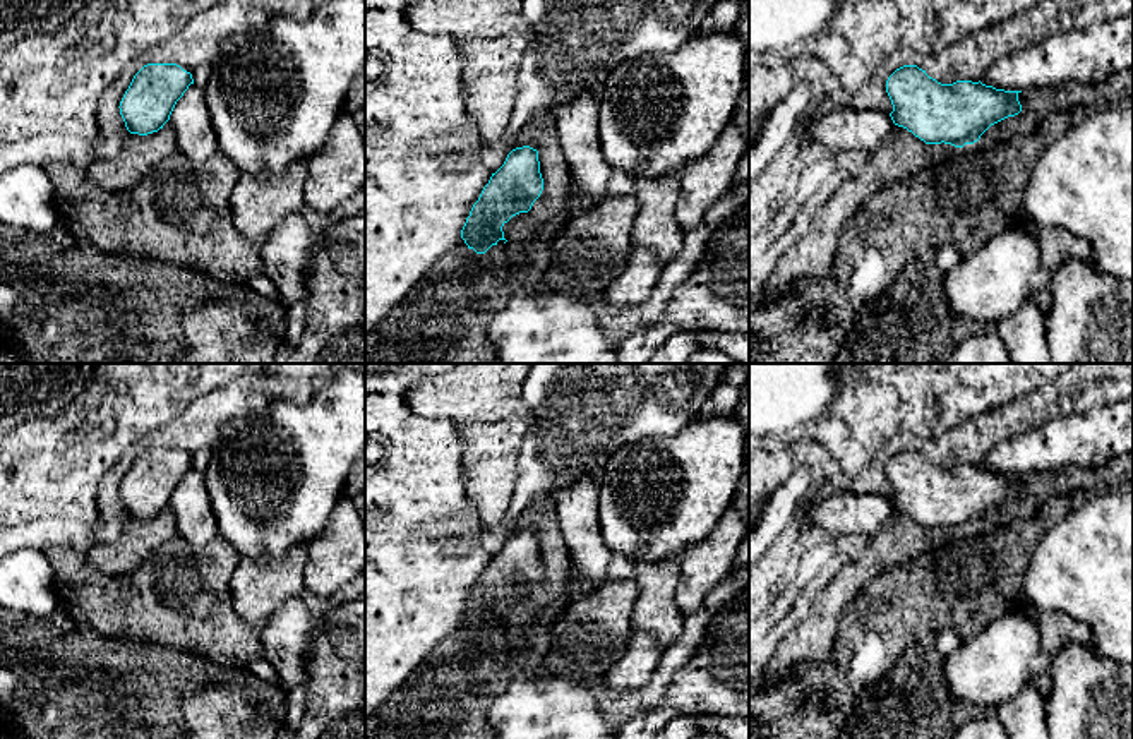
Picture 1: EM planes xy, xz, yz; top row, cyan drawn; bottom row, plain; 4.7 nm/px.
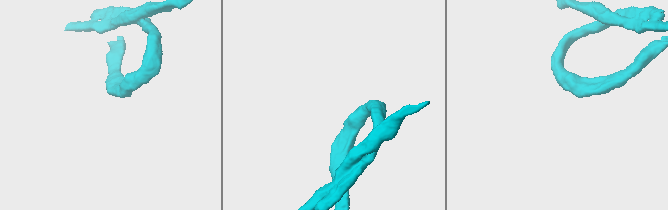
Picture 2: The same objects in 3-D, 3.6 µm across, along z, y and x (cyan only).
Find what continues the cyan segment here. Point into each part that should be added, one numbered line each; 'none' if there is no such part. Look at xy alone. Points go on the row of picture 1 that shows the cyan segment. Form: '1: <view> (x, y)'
none

